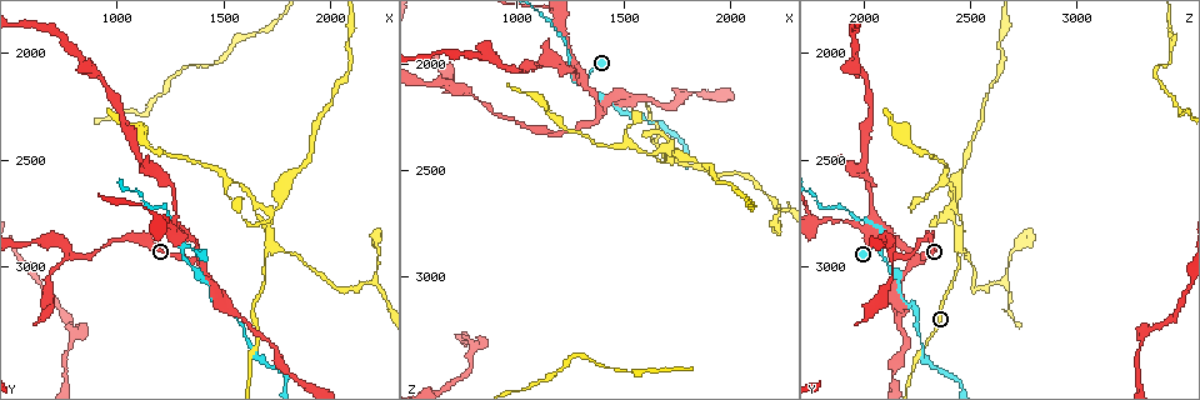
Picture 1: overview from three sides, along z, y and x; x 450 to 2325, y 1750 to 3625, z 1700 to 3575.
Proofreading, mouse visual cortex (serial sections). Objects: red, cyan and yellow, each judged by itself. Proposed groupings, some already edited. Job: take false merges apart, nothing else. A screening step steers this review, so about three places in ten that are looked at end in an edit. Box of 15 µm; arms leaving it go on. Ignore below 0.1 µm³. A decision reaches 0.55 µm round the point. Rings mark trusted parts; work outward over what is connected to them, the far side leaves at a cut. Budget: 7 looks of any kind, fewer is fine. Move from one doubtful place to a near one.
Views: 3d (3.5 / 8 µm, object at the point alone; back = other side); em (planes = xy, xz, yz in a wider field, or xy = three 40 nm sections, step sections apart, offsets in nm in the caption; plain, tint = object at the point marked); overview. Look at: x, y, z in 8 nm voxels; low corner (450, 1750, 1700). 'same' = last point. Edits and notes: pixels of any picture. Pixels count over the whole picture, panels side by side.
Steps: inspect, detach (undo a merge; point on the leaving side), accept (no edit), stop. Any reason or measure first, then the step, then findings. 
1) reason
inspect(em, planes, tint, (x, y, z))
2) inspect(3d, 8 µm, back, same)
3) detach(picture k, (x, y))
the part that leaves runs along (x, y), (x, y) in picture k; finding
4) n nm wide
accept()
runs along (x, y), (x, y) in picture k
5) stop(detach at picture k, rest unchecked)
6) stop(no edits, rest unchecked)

branch point
inspect(3d, 3.5 µm, (1710, 2890, 2460))

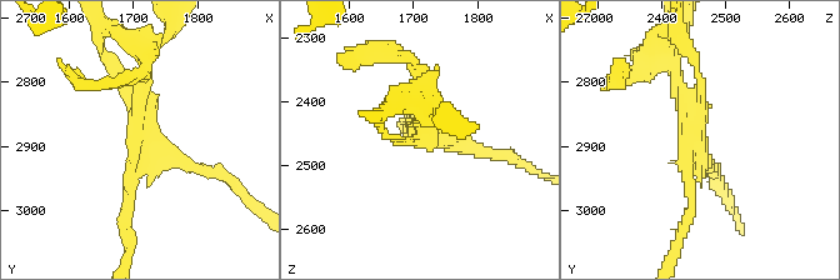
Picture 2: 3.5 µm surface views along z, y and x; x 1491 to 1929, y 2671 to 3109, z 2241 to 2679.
now the EM
inspect(em, xy, step 2, tint, (1715, 2885, 2450))

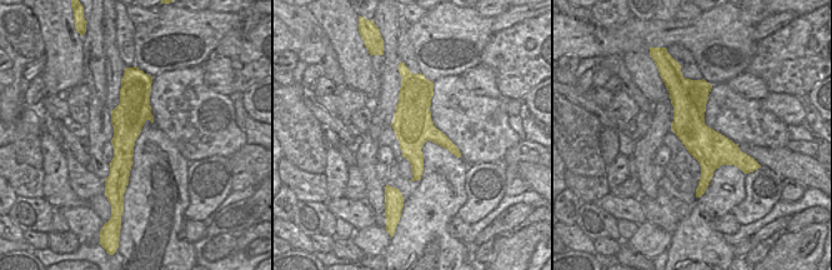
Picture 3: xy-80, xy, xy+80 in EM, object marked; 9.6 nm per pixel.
detach(picture 2, (458, 146))
a second cell is stuck on

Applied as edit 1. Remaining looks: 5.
see it whole again
inspect(overview)

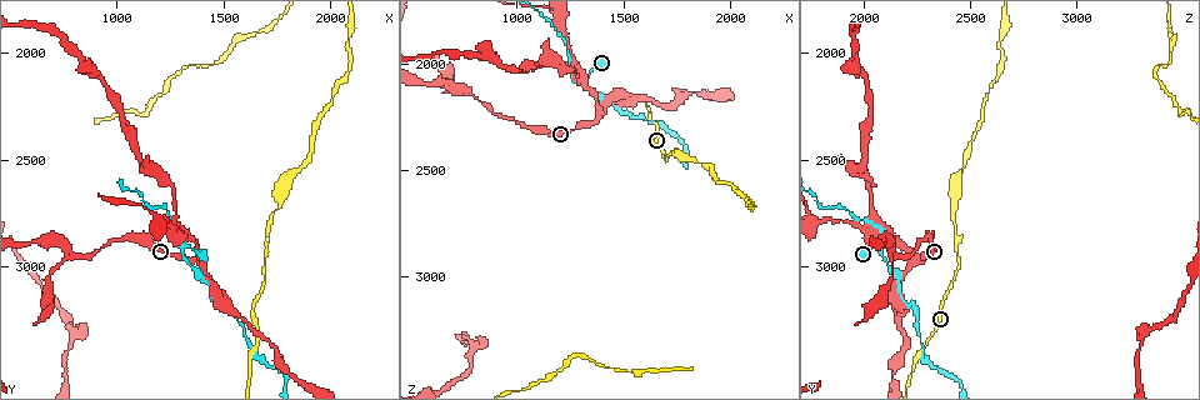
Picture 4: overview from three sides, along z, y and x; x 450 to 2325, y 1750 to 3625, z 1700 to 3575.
a fork
inspect(3d, 8 µm, (1370, 2960, 2260))

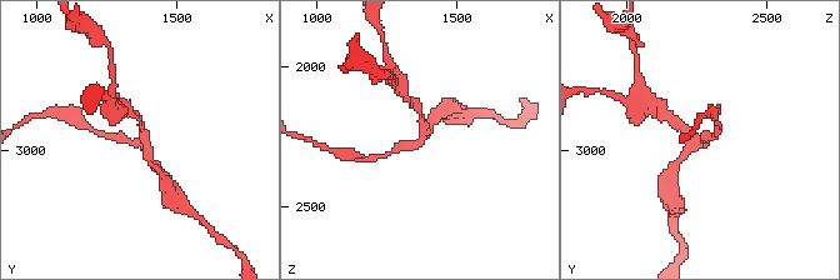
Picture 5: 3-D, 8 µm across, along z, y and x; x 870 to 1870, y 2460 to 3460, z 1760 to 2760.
3 arms; arms of 200, 200, 250 nm
inspect(em, xy, step 5, tint, (1370, 2960, 2260))

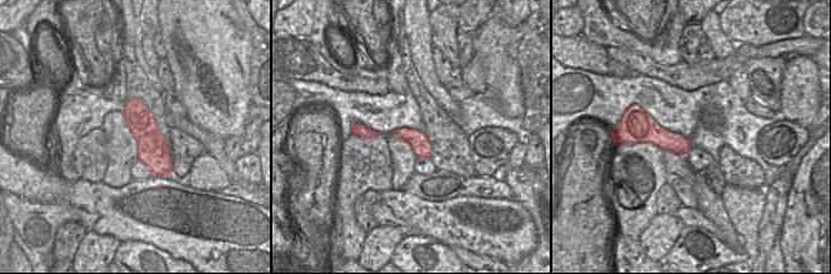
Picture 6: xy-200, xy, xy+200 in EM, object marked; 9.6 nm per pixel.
190 nm wide
accept()
runs along (129, 101), (164, 172) in picture 6; continuous, no second cell

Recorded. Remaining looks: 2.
stop(detach at picture 2, rest unchecked)

